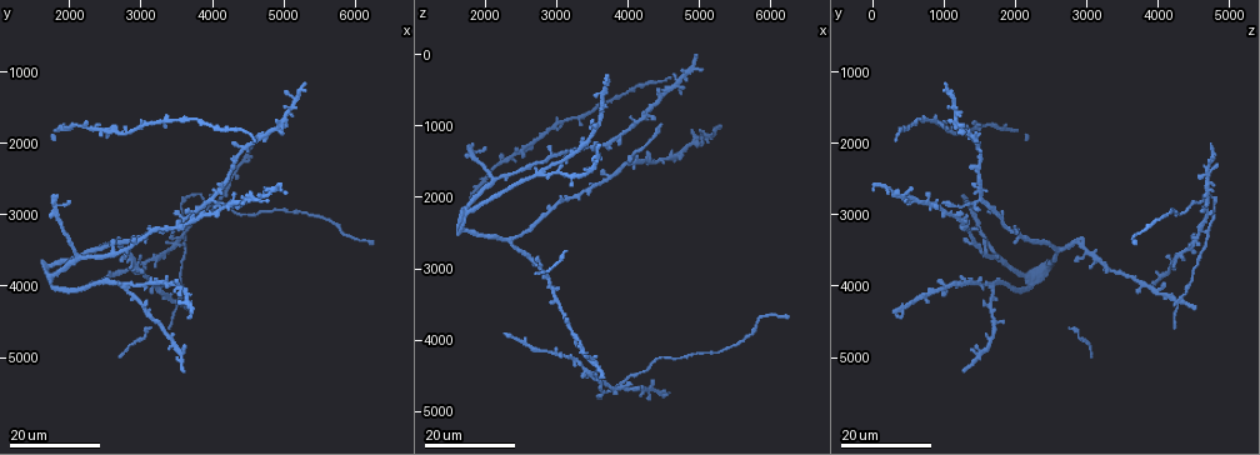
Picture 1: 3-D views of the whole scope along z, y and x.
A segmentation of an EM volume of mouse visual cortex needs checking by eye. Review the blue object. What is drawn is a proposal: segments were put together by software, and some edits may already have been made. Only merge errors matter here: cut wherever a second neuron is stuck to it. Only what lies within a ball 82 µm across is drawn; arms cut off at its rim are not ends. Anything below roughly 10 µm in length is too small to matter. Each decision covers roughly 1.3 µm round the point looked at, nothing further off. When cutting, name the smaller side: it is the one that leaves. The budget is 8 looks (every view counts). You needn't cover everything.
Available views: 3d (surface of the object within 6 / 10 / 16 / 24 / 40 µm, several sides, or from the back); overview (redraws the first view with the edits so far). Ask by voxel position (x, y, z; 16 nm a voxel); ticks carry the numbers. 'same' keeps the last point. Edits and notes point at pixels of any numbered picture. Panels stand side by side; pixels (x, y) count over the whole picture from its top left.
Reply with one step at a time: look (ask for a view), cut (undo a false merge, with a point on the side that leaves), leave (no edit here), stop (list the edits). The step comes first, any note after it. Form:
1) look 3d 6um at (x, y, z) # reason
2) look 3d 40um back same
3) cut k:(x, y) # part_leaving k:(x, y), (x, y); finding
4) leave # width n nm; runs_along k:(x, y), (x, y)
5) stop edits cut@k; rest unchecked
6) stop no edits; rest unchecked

look 3d 16um at (2950, 3800, 3300)

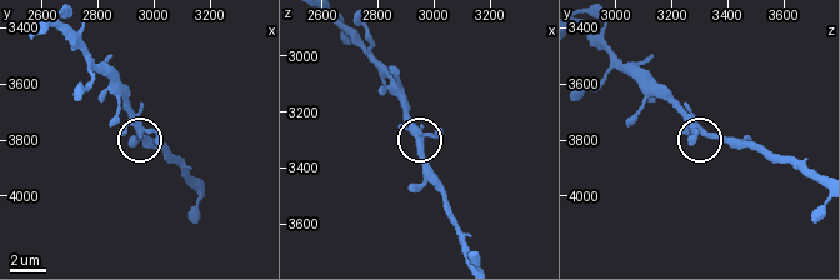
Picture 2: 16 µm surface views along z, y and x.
look 3d 10um at (2960, 3770, 3280)

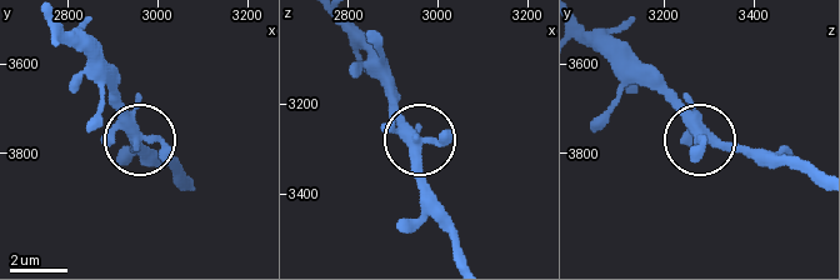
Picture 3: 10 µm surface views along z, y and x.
leave # side_arm 26 um; arms 3; all the same neuron

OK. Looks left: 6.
look 3d 16um at (2650, 3400, 2850) # side arm on a straight run

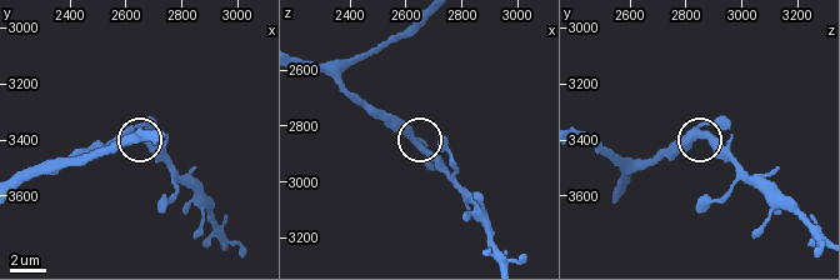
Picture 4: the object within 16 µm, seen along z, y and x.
look 3d 10um at (2630, 3390, 2860)

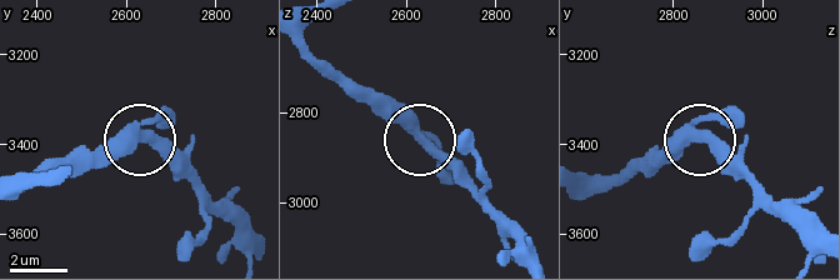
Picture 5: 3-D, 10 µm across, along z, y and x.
leave # arms 3; all the same neuron

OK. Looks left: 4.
look 3d 16um at (2100, 3600, 1750) # branch point

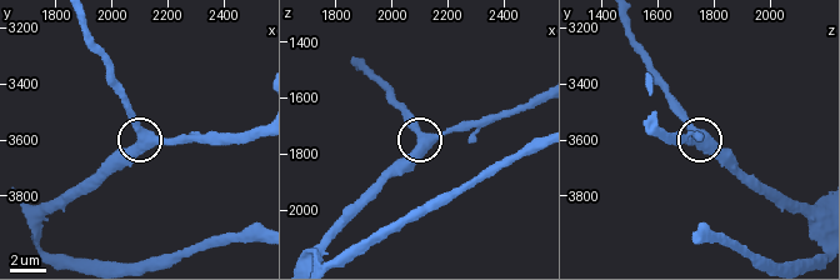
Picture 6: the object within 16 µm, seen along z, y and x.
look 3d 6um same # zoom in

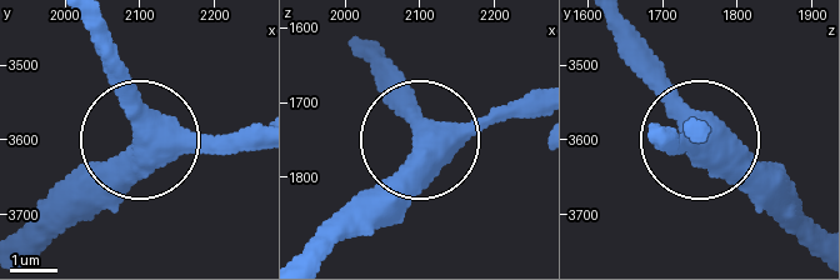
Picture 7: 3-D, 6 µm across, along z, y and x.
leave # width 430 nm; runs_along 7:(35, 251), (143, 133), (139, 96), (99, 53); continuous, no second neuron

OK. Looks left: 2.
look 3d 24um at (2350, 3500, 2650)

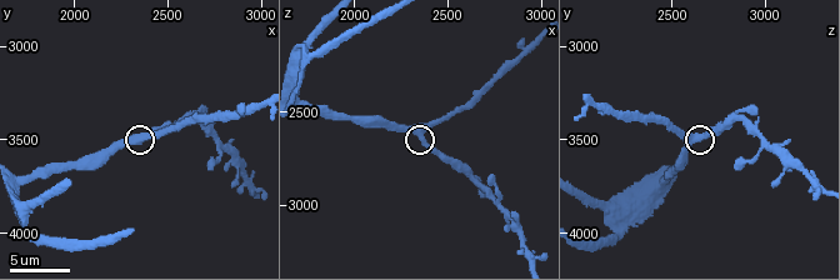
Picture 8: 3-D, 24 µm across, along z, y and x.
look 3d 10um at (2360, 3480, 2640) # zoom in

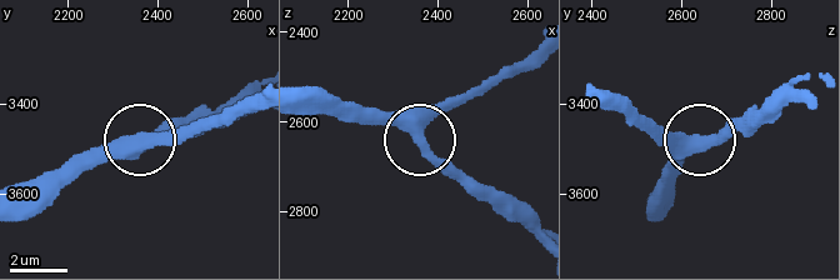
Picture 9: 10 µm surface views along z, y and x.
leave # all the same neuron

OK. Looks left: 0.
stop no edits; rest unchecked

